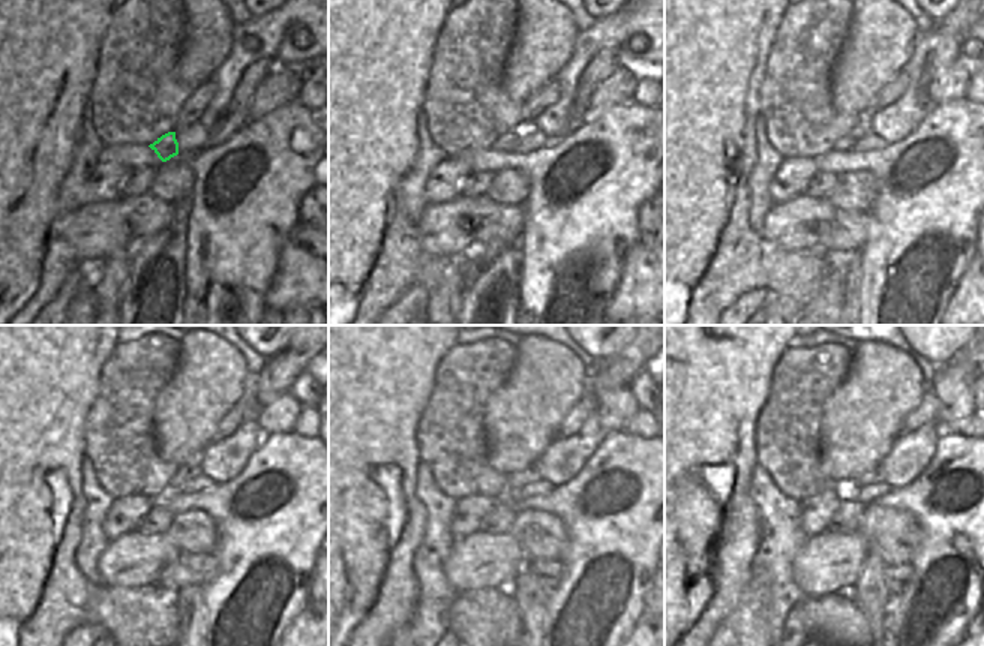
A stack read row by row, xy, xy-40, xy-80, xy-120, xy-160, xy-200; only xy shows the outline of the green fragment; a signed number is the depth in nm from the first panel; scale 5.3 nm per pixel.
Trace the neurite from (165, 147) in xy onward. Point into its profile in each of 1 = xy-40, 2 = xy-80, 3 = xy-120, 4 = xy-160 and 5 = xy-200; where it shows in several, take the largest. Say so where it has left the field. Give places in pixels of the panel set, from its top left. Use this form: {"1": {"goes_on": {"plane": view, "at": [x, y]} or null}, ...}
{"1": {"goes_on": {"plane": "xy-40", "at": [507, 143]}}, "2": {"goes_on": {"plane": "xy-80", "at": [845, 144]}}, "3": {"goes_on": {"plane": "xy-120", "at": [191, 469]}}, "4": {"goes_on": {"plane": "xy-160", "at": [531, 474]}}, "5": {"goes_on": {"plane": "xy-200", "at": [876, 475]}}}

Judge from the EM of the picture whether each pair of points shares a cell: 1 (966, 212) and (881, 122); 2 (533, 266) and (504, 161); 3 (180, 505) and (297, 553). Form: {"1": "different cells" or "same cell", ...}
{"1": "different cells", "2": "same cell", "3": "same cell"}

